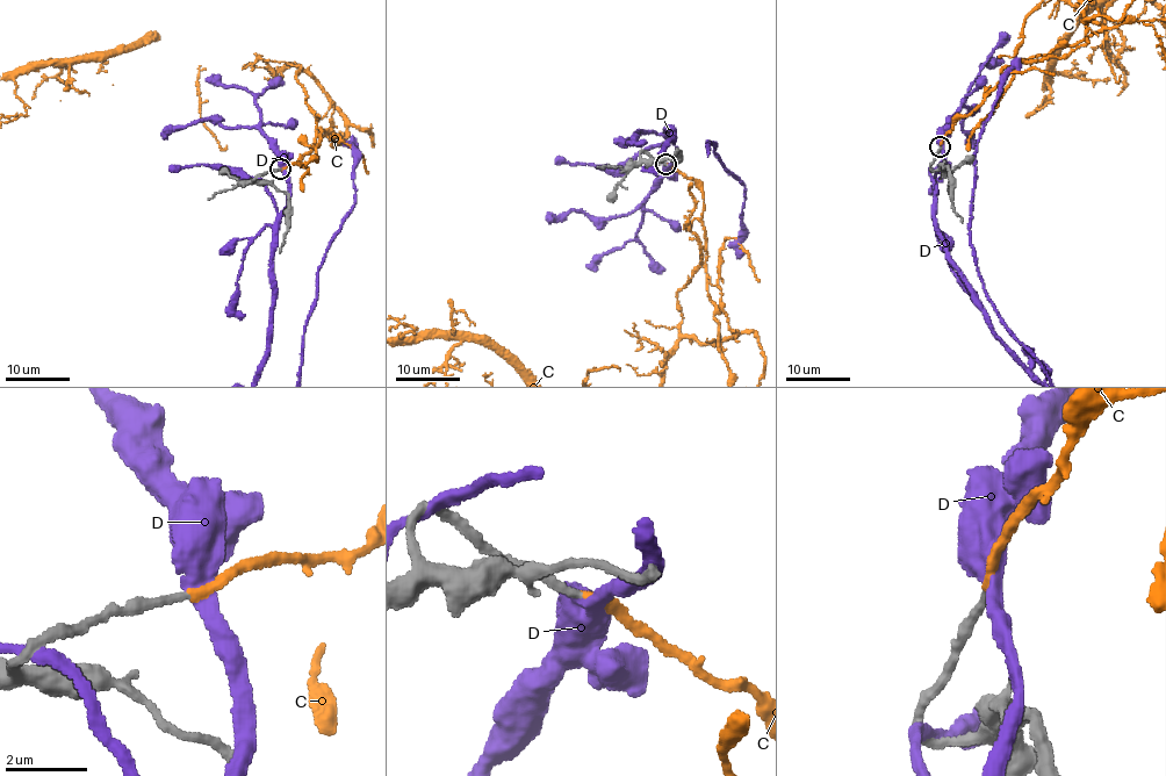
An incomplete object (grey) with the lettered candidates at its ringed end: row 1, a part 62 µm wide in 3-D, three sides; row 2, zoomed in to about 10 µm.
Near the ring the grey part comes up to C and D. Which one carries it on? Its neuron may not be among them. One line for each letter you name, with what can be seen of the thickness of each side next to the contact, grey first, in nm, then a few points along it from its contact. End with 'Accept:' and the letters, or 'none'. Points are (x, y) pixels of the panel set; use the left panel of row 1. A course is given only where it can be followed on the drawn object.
C: calibres 190 and 220 nm
Accept: C

